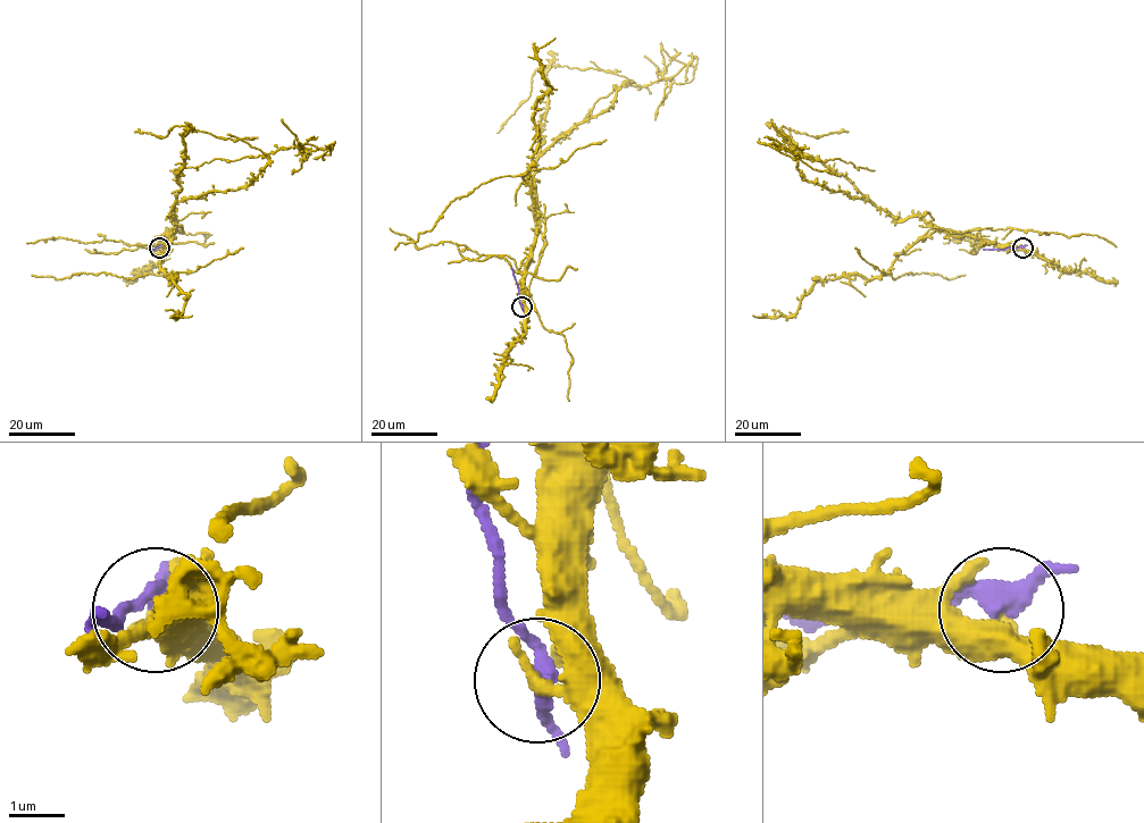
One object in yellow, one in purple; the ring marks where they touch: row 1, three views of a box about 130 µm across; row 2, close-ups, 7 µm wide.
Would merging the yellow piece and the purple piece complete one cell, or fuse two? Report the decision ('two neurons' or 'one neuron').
two neurons

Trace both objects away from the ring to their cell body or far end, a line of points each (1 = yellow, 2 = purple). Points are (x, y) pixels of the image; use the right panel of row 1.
1: (1023, 248), (948, 234), (919, 216), (895, 219), (870, 201), (808, 181), (781, 128), (812, 136), (849, 132)
2: (1023, 248), (983, 249)

